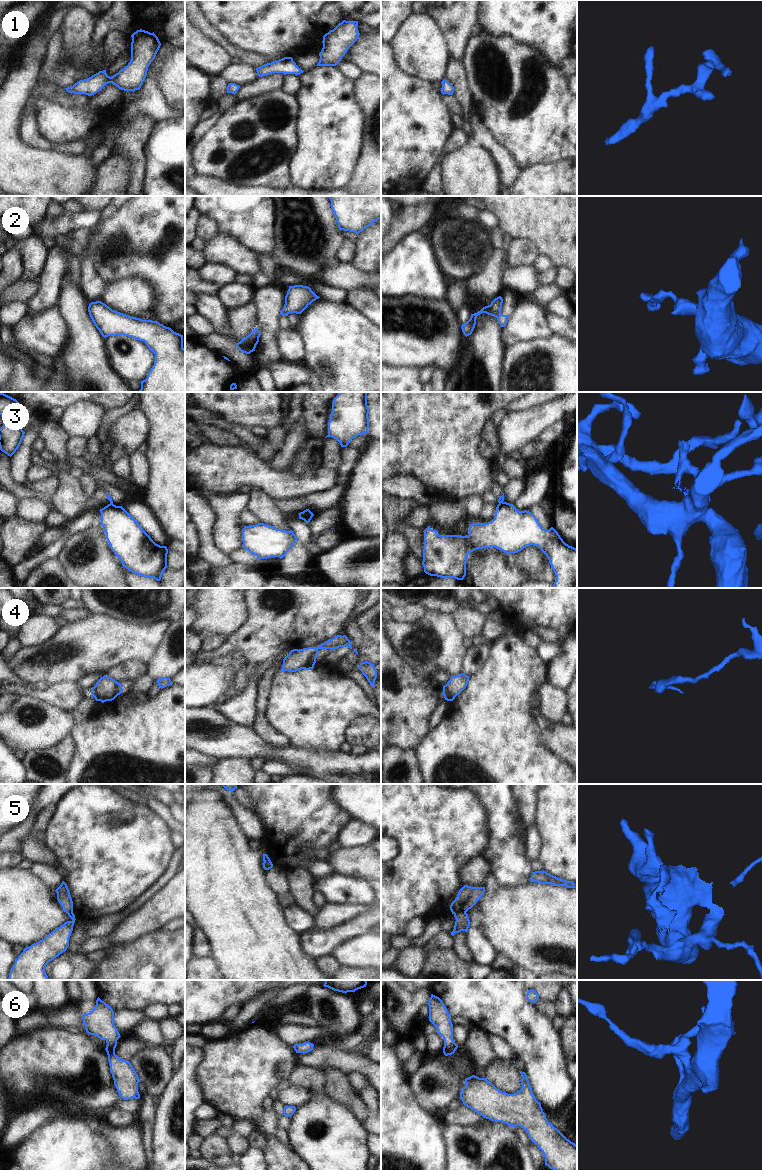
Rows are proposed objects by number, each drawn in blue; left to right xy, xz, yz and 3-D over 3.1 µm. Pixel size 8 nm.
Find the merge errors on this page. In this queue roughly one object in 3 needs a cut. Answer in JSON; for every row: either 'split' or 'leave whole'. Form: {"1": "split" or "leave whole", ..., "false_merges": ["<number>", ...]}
{"1": "leave whole", "2": "leave whole", "3": "split", "4": "leave whole", "5": "split", "6": "leave whole", "false_merges": ["3", "5"]}

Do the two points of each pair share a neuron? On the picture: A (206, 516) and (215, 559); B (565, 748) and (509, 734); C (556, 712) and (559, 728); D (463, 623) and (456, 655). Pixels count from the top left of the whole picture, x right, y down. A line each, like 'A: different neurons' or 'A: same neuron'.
A: same neuron
B: different neurons
C: different neurons
D: different neurons

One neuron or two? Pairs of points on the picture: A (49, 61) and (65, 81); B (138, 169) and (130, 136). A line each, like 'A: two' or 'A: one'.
A: one
B: one

